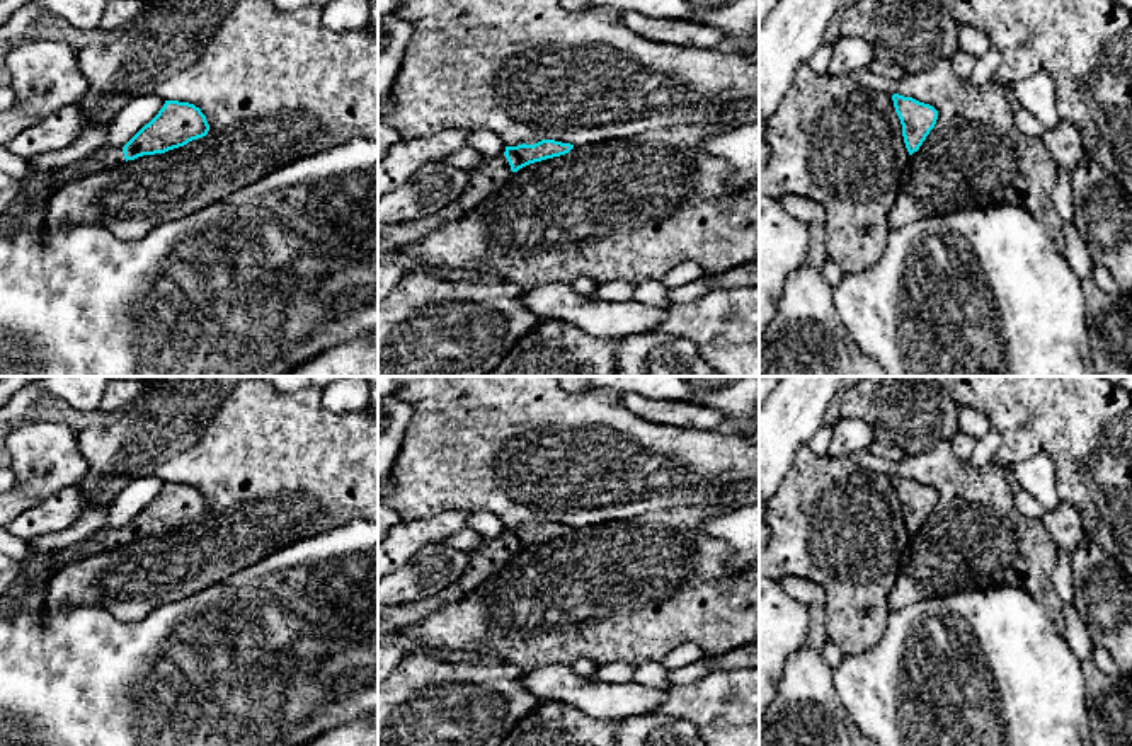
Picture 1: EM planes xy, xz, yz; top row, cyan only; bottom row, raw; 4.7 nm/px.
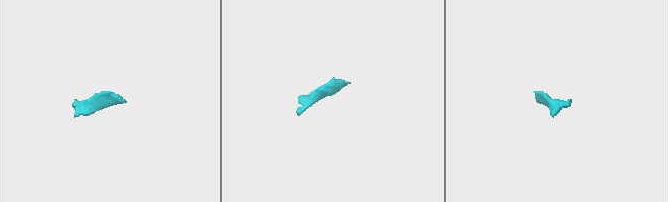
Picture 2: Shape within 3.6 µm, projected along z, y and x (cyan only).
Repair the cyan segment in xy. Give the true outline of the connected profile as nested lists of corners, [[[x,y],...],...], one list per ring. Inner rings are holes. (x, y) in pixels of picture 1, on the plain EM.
[[[165,482],[158,496],[145,506],[124,528],[99,530],[82,542],[73,552],[58,550],[48,577],[31,582],[17,576],[0,600],[2,611],[17,608],[39,608],[46,601],[48,582],[56,571],[78,557],[89,557],[116,545],[124,545],[143,537],[165,535],[206,518],[209,506],[199,489],[189,484]]]

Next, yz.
[[[894,475],[892,482],[902,506],[906,530],[912,537],[935,509],[938,492],[929,485],[899,475]]]

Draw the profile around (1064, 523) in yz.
[[[1066,502],[1047,509],[1043,523],[1059,548],[1071,552],[1088,538],[1079,511]]]

